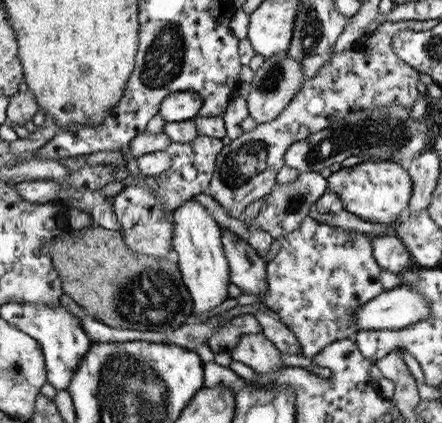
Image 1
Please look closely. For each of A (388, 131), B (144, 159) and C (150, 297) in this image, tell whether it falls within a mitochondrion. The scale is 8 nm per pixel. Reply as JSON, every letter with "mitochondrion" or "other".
{"A":"mitochondrion","B":"other","C":"mitochondrion"}

